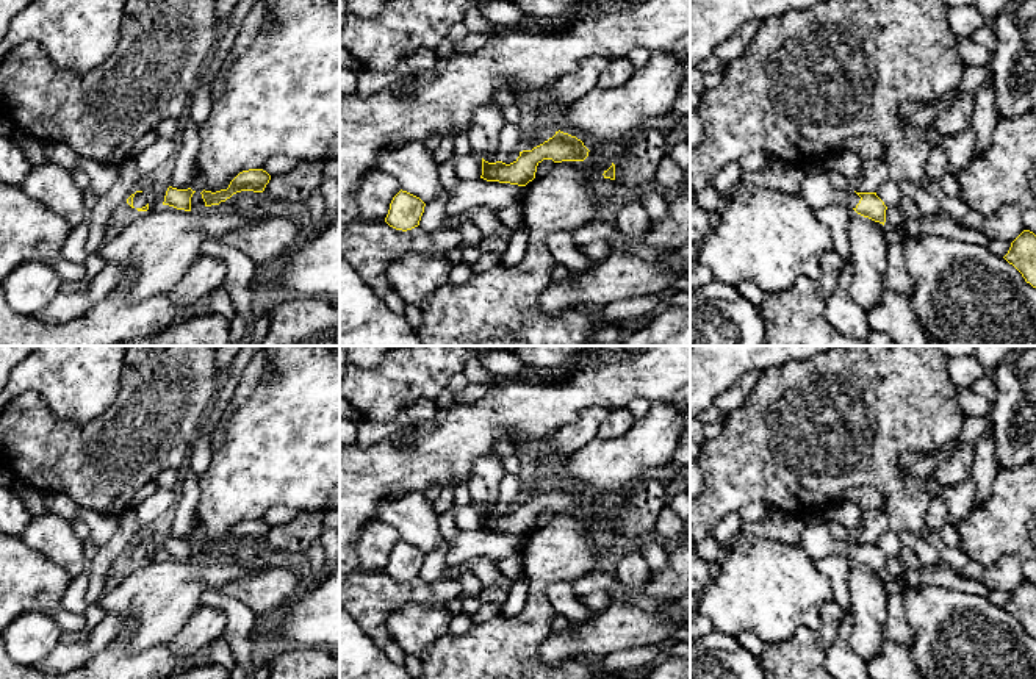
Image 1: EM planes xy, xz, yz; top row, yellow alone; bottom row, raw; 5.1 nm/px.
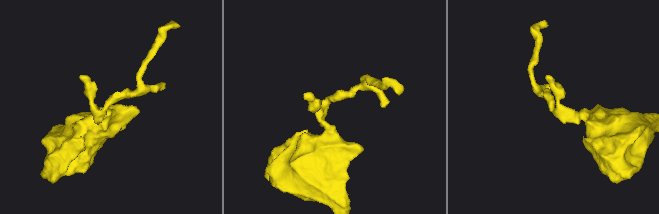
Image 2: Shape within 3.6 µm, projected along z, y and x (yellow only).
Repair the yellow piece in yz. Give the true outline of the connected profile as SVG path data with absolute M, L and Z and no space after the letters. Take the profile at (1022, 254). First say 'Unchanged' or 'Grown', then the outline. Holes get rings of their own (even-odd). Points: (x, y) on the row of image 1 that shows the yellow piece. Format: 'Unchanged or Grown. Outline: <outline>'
Unchanged. Outline: M1023 230L1011 242L1003 258L1022 274L1027 283L1036 288L1036 235L1033 232Z

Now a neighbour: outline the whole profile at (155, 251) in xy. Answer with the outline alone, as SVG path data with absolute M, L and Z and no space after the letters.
M161 205L147 210L117 236L108 238L100 257L122 269L130 304L152 299L178 285L200 257L207 238L221 239L228 232L271 219L263 213L243 214L227 205L177 210Z

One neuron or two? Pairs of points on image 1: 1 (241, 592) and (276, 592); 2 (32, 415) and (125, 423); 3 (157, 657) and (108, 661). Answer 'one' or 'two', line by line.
1: one
2: one
3: one

